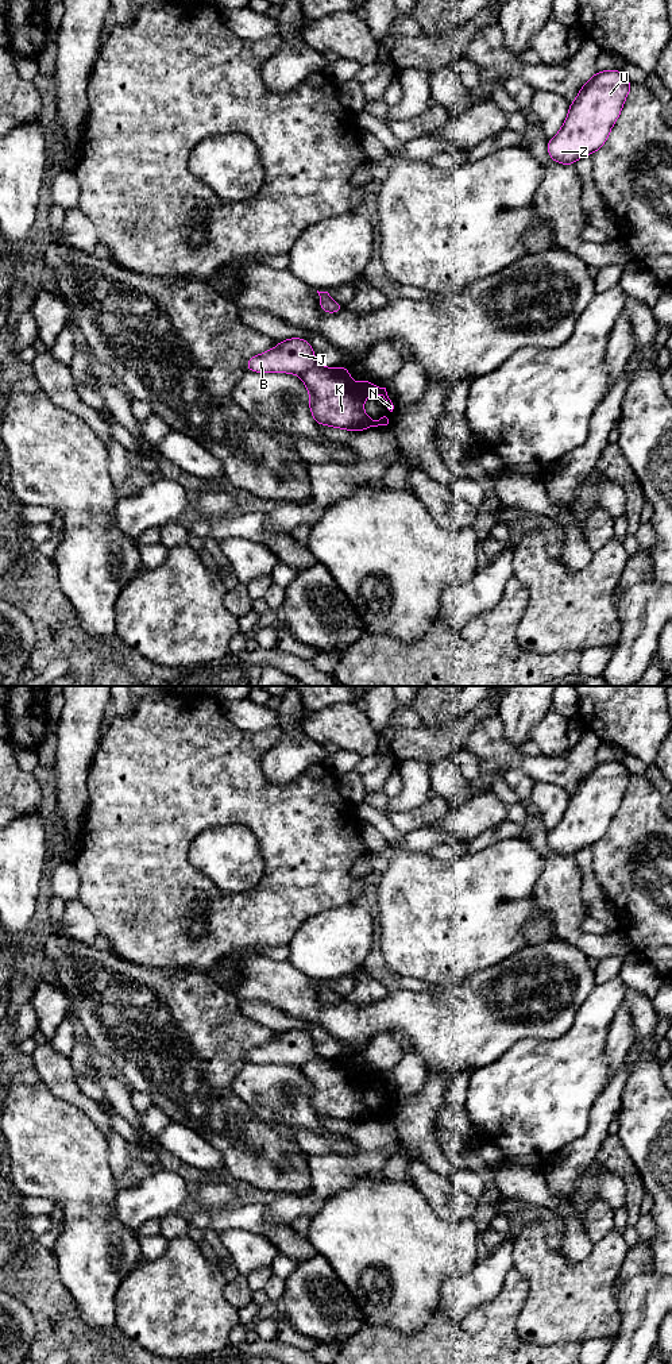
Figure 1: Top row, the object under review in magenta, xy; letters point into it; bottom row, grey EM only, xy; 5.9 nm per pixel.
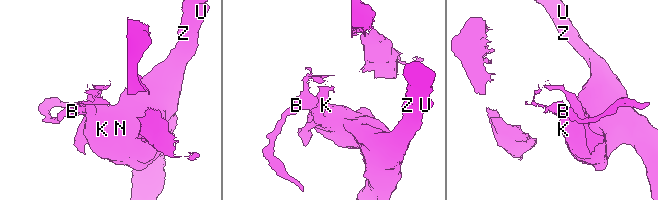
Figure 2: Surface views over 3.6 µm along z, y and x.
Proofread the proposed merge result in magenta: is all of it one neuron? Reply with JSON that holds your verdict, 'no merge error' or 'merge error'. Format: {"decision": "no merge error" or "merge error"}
{"decision": "merge error"}

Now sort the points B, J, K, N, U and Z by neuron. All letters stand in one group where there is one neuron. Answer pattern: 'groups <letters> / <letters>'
groups B J / K N U Z

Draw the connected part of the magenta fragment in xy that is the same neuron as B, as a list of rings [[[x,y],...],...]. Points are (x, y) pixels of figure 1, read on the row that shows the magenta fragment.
[[[291,338],[279,342],[263,354],[251,357],[247,362],[247,370],[301,375],[308,367],[316,365],[318,363],[310,343],[301,338]]]

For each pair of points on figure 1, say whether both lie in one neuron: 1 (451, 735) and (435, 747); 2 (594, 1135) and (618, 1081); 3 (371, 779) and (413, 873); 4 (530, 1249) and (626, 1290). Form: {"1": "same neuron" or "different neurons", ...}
{"1": "same neuron", "2": "same neuron", "3": "different neurons", "4": "different neurons"}

